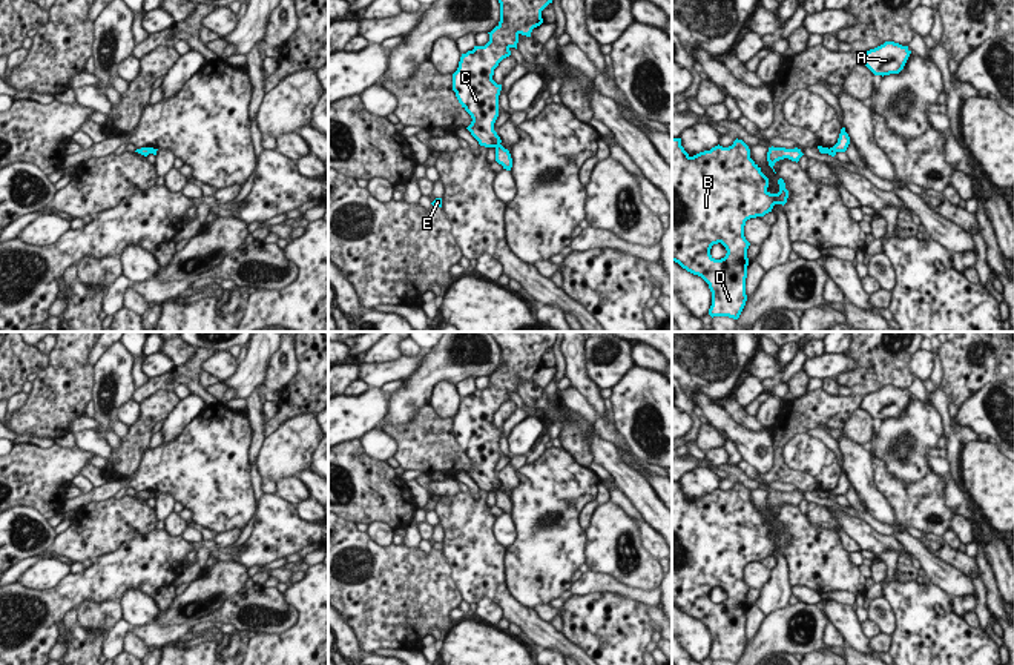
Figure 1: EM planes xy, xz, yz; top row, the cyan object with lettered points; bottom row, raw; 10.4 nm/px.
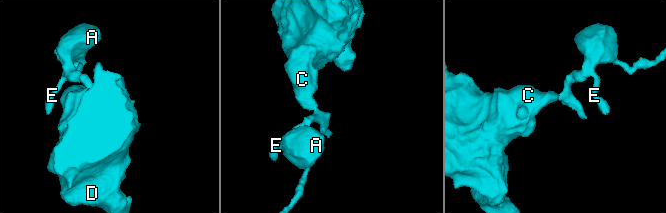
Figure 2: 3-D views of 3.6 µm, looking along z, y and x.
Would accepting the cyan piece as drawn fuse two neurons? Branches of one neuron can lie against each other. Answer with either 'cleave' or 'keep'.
cleave

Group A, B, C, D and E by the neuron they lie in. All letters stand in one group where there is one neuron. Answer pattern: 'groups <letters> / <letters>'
groups A E / B C D

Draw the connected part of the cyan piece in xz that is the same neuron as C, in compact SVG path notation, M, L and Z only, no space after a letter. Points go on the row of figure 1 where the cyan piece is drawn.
M499 0L499 3L500 22L488 32L489 41L462 54L453 74L453 91L472 118L466 129L485 147L502 143L494 131L502 91L502 84L492 80L494 69L511 55L511 48L517 49L520 34L531 37L532 29L543 23L542 11L552 0Z

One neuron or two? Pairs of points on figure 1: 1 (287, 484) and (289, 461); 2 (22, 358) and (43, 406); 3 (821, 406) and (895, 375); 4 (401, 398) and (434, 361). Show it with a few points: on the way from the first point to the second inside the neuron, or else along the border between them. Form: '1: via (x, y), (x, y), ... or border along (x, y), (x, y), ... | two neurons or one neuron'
1: border along (296, 475), (281, 478), (276, 483) | two neurons
2: border along (49, 357), (49, 363), (37, 373) | two neurons
3: border along (853, 393), (864, 397) | two neurons
4: via (410, 392), (431, 370) | one neuron

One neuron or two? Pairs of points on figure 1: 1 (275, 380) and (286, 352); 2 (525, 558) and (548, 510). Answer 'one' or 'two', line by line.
1: one
2: one

